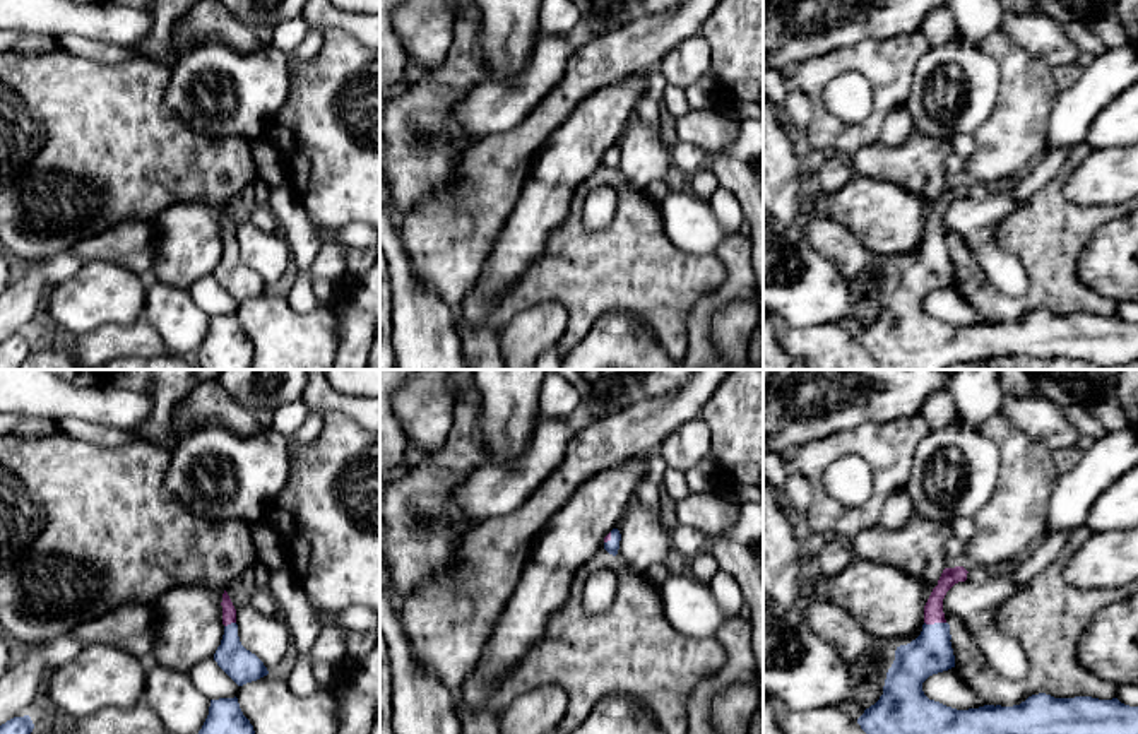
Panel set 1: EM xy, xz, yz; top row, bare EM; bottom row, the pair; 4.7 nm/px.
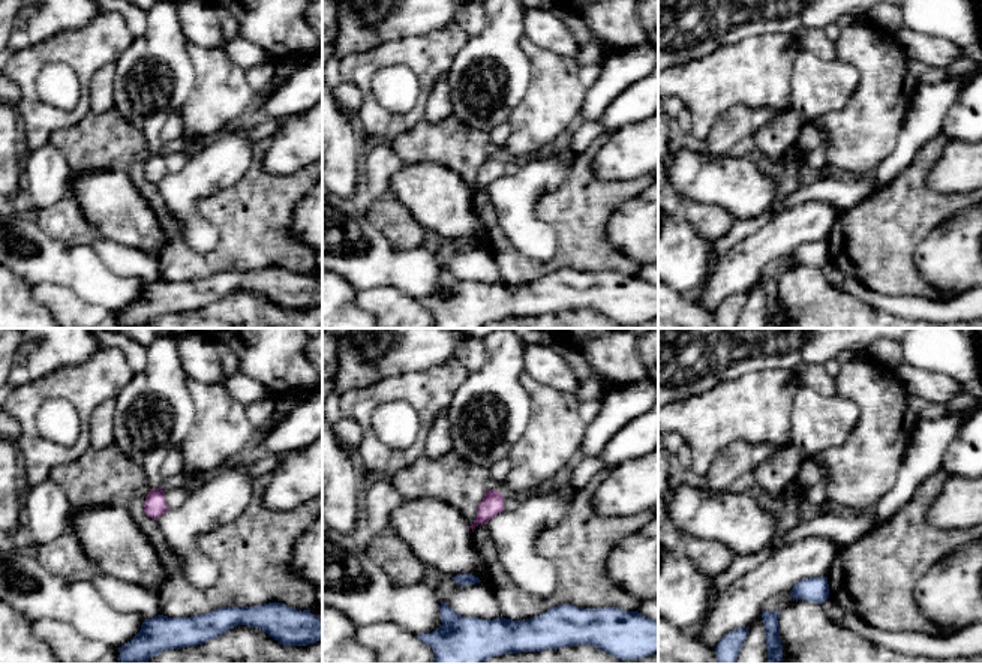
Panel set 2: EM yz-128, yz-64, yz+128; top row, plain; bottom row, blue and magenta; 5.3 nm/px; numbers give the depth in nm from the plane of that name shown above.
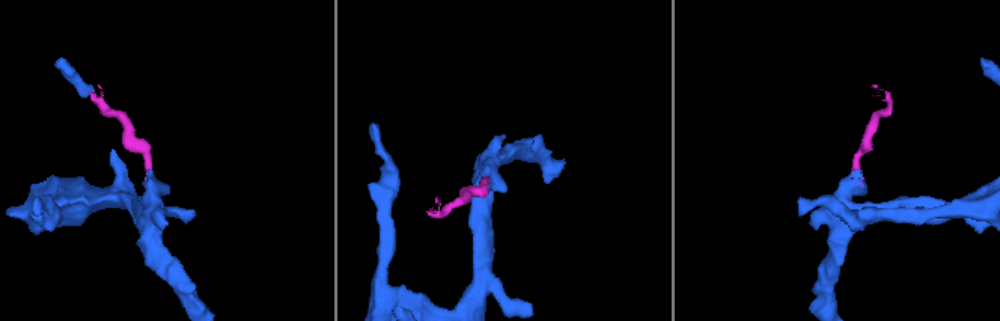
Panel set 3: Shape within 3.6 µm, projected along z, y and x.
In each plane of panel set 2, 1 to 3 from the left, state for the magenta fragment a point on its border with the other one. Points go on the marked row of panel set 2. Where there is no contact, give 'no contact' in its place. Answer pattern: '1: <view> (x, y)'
1: no contact
2: no contact
3: no contact

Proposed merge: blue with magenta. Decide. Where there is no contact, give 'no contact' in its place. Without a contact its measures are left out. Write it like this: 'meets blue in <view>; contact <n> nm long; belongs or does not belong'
meets blue in yz; contact 100 nm long; belongs

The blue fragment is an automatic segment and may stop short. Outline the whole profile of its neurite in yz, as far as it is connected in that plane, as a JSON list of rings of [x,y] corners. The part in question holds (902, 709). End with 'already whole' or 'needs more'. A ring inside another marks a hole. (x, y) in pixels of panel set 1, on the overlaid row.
[[[963,566],[943,570],[924,606],[921,635],[910,643],[897,647],[883,695],[857,719],[866,734],[1138,734],[1138,707],[1124,705],[1117,698],[1054,698],[1039,693],[1013,707],[984,705],[969,710],[957,710],[929,700],[922,691],[922,683],[933,674],[955,667],[943,599],[955,583],[967,580],[967,573]]]; needs more

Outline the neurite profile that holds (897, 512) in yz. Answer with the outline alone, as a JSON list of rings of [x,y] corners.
[[[907,489],[895,491],[885,503],[880,513],[880,525],[886,529],[902,529],[914,515],[912,500]]]

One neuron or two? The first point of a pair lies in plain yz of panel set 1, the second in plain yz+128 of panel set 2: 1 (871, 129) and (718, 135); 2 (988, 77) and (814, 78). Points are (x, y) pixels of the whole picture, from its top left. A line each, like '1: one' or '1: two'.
1: two
2: one

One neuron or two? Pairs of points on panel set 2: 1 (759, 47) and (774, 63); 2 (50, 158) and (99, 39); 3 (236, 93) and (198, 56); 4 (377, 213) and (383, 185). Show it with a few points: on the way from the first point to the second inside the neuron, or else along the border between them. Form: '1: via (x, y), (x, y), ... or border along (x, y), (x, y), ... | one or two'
1: via (762, 51), (769, 59) | one
2: border along (48, 140), (29, 152) | two
3: via (228, 83), (209, 65) | one
4: border along (389, 195), (374, 201) | two

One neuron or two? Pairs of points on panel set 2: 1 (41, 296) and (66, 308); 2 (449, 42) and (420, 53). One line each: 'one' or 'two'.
1: one
2: one

